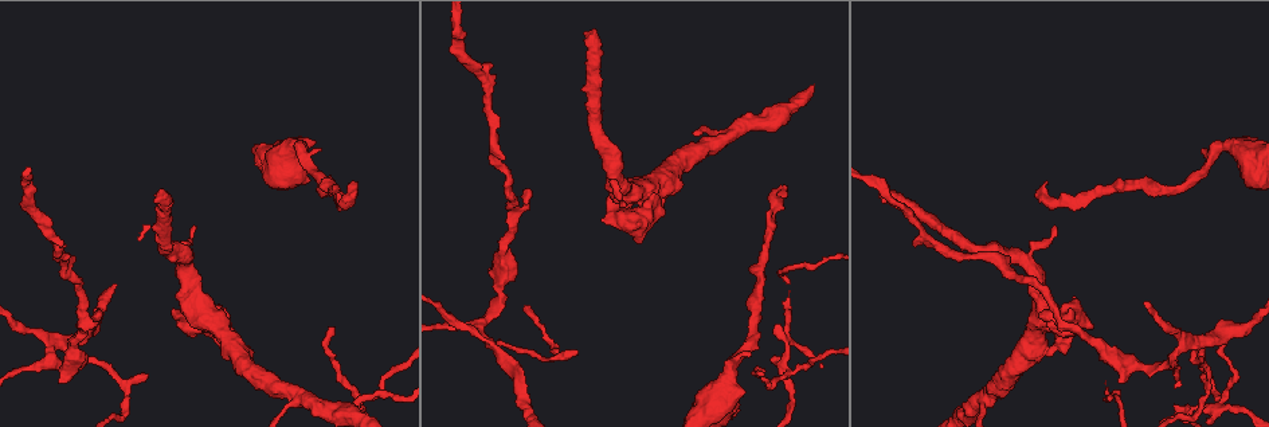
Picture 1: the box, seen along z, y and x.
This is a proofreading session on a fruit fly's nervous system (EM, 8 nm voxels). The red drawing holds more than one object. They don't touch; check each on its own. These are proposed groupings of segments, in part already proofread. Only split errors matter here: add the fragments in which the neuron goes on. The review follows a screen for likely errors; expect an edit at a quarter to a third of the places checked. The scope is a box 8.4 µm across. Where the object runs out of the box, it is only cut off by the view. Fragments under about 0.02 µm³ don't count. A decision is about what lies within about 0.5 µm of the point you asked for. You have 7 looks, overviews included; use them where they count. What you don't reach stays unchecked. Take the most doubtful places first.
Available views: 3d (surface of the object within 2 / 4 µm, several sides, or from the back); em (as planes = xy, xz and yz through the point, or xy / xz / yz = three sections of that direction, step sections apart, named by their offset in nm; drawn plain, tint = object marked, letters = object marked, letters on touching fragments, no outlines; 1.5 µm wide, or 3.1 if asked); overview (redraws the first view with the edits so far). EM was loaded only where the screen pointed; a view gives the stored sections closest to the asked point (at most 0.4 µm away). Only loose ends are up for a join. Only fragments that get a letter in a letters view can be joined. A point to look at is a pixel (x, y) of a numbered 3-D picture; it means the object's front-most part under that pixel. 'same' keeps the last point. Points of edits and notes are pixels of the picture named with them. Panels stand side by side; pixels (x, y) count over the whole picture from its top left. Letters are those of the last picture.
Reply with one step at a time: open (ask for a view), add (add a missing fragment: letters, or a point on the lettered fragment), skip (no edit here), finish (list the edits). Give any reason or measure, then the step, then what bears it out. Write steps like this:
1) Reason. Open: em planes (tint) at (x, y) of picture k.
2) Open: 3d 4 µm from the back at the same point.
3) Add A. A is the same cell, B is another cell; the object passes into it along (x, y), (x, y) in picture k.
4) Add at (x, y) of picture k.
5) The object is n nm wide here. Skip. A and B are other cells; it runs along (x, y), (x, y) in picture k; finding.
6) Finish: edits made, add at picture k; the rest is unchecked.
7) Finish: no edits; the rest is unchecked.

An open end. Open: em planes (letters) at (662, 206) of picture 1.

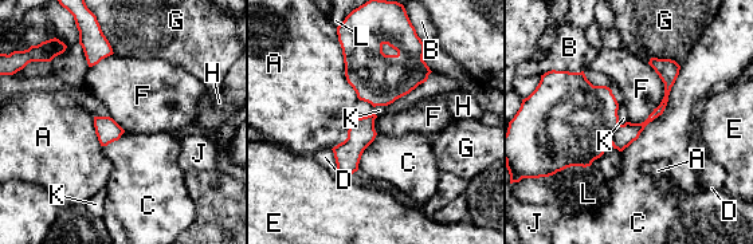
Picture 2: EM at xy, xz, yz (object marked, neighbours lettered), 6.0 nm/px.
Skip. A, B, C, D, E, F, G, H, J, K and L are other cells; a border runs along (681, 66), (665, 110), (622, 152) in picture 2; no lettered fragment goes on from it.

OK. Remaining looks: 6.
Thin end. Open: em planes (plain) at (333, 326) of picture 1.

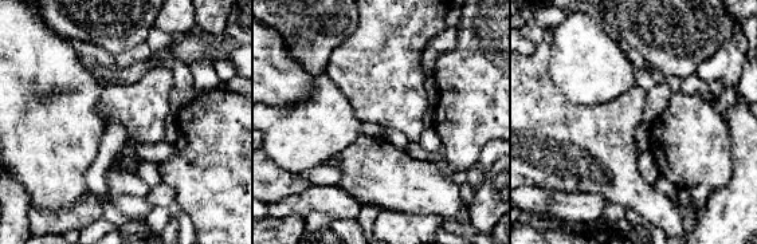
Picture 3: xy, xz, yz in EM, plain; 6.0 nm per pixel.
What lies round it. Open: em planes (letters) at the same point.

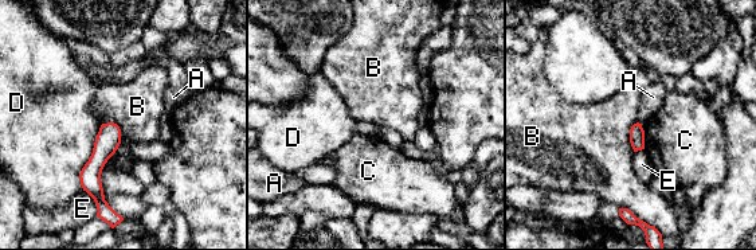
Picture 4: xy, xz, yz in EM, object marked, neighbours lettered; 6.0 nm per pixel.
Skip. A, B, C, D and E are other cells; it runs along (110, 125), (94, 165), (98, 199) in picture 4; none of them fits.

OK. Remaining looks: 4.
An open end. Open: 3d 4 µm from the back at (100, 311) of picture 1.

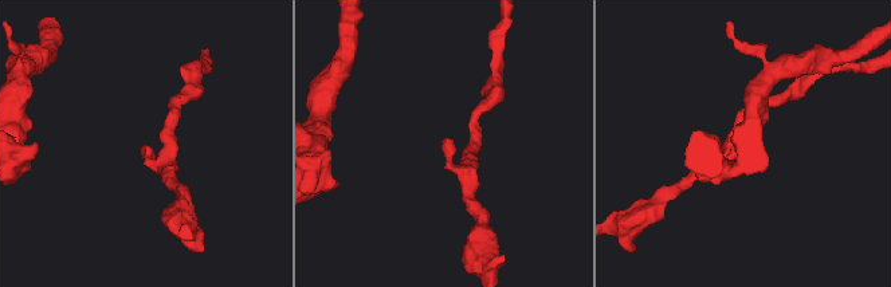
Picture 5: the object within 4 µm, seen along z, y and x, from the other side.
Open: em planes (tint) at (443, 141) of picture 5.

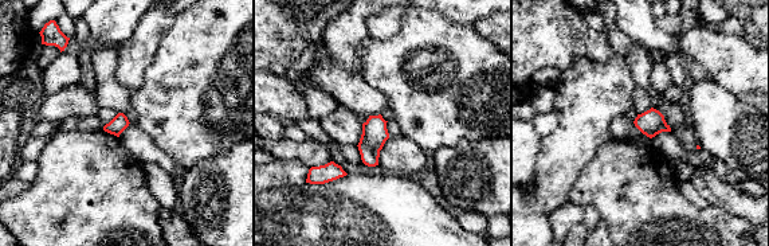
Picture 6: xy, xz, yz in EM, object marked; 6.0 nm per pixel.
Open: em planes (letters) at the same point.

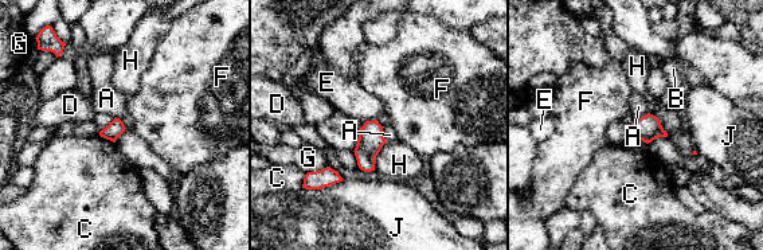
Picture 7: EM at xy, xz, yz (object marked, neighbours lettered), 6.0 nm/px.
The object is 100 nm wide here. Skip. A, B, C, D, E, F, G, H and J are other cells; none of them fits.

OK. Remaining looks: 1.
Finish: no edits; the rest is unchecked.

